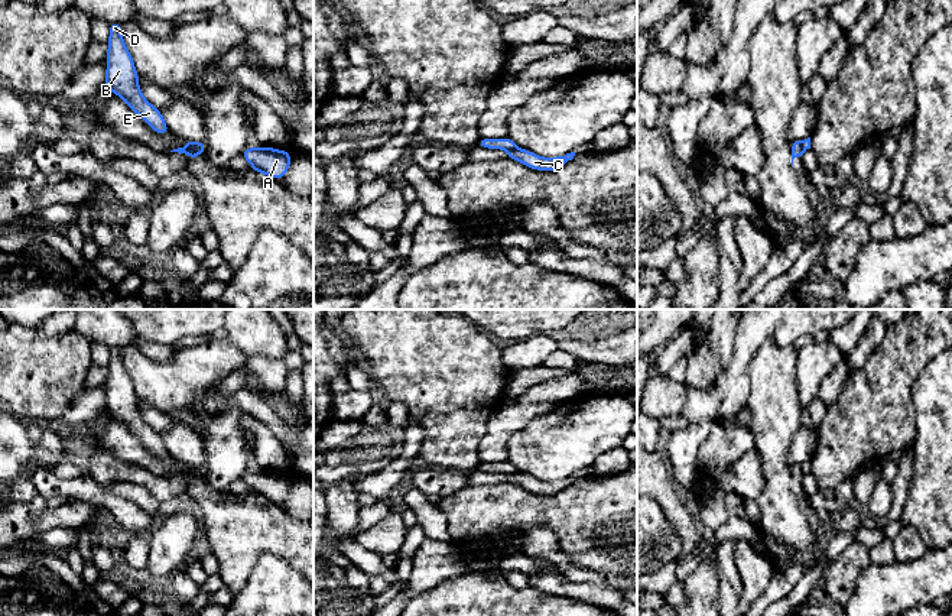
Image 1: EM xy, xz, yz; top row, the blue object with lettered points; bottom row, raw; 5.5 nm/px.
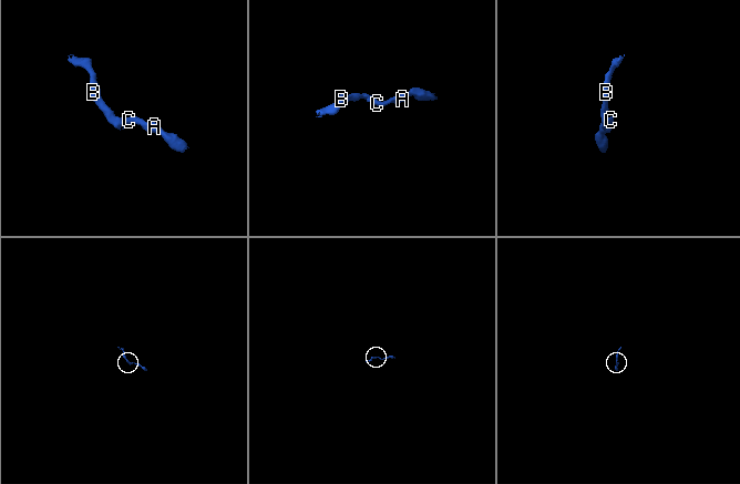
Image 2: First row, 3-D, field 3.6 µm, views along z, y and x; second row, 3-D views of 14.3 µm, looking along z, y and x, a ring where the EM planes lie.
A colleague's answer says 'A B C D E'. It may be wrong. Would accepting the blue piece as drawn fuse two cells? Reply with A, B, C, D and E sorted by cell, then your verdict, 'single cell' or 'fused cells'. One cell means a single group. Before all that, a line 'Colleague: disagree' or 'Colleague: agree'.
Colleague: disagree
A C / B D E; fused cells

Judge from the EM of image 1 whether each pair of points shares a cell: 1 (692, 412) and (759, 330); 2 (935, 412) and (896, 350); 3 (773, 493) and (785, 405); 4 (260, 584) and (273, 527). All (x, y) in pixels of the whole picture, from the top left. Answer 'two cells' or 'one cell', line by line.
1: one cell
2: two cells
3: one cell
4: two cells

